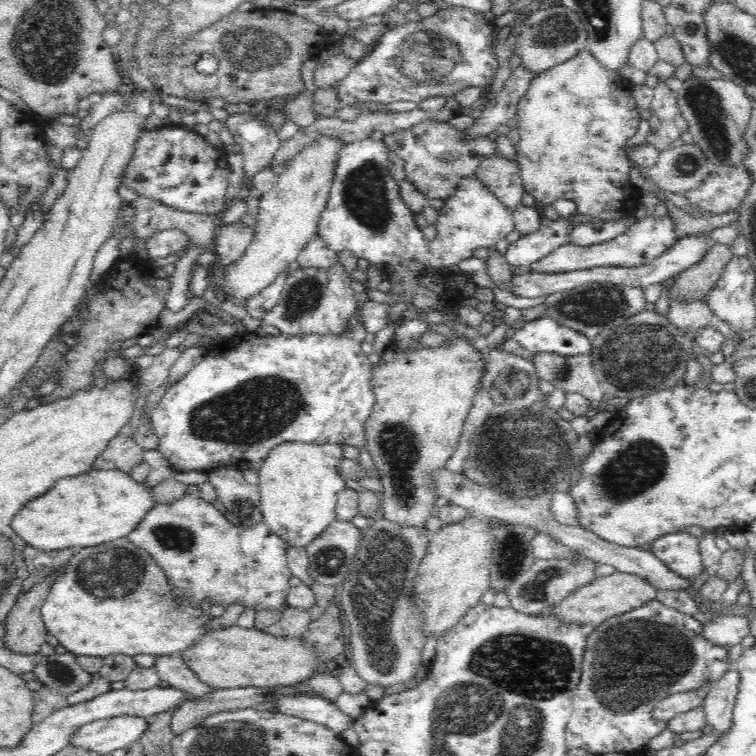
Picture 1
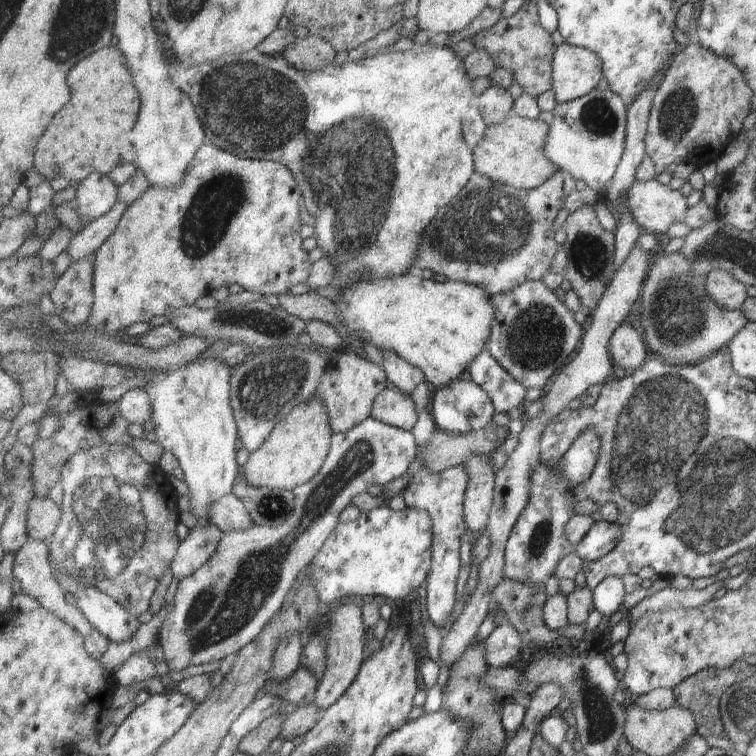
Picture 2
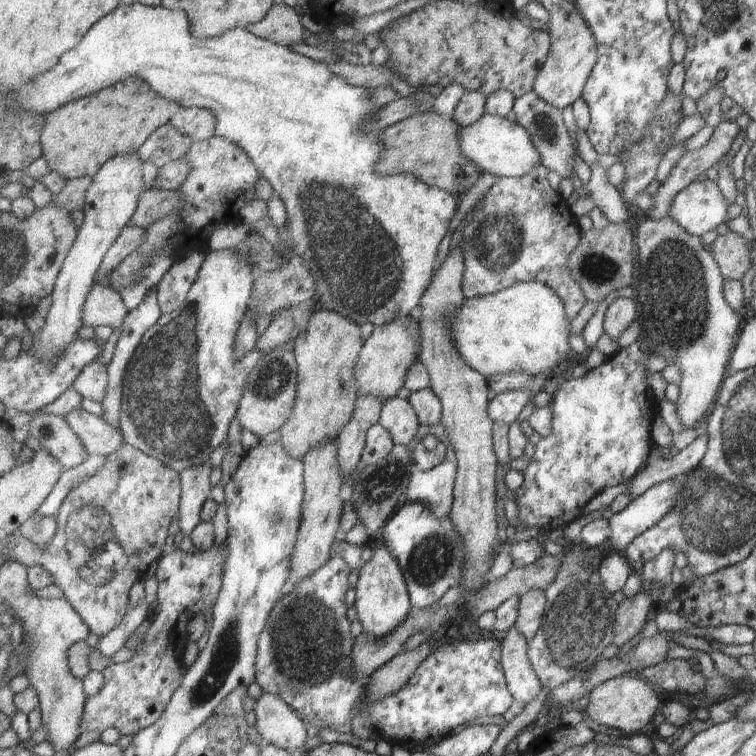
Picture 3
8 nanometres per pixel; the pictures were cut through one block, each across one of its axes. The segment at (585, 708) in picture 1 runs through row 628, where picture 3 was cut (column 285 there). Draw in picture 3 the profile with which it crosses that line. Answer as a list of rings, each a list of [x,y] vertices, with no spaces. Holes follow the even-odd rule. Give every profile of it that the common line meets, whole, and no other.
[[[332,556],[310,577],[286,591],[259,637],[256,683],[263,692],[281,696],[304,720],[311,734],[322,726],[352,726],[354,719],[366,712],[369,678],[352,676],[356,638],[351,634],[345,604],[351,569],[345,560]]]

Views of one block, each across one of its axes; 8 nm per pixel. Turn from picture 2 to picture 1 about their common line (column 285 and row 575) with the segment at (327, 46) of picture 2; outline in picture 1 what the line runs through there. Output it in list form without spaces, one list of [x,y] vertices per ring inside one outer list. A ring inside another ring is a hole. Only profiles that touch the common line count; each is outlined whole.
[[[50,574],[46,580],[18,596],[4,625],[2,643],[6,650],[20,655],[40,654],[40,646],[46,642],[48,634],[42,622],[41,608],[50,592],[50,584],[59,574]]]

